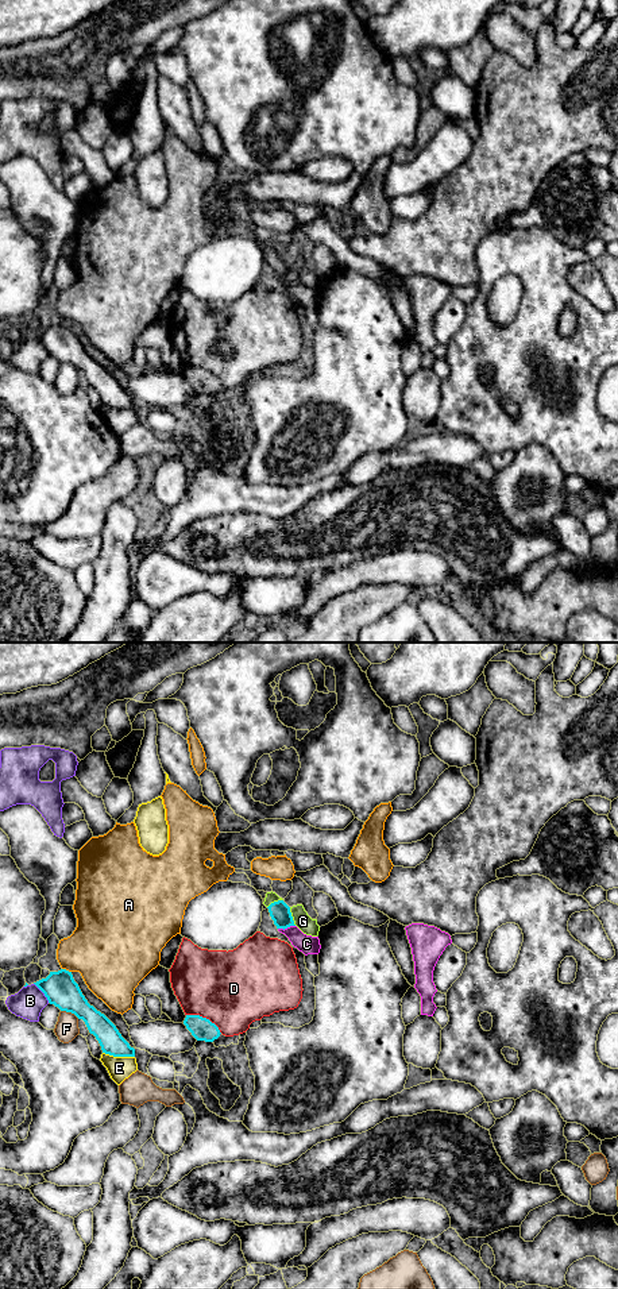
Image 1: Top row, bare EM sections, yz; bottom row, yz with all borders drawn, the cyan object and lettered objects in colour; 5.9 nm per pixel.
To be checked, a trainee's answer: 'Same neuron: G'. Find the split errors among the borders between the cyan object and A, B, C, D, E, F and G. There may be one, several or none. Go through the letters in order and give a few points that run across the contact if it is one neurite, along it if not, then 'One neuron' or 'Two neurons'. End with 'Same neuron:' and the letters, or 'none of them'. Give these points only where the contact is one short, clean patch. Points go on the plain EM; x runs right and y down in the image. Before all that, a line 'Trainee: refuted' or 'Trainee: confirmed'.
Trainee: confirmed
A: Two neurons
B: Two neurons
C: Two neurons
D: Two neurons
E: Two neurons
F: Two neurons
G: Line: yz (279, 263), (285, 269), (292, 269), (298, 269), (302, 273). One neuron
Same neuron: G

